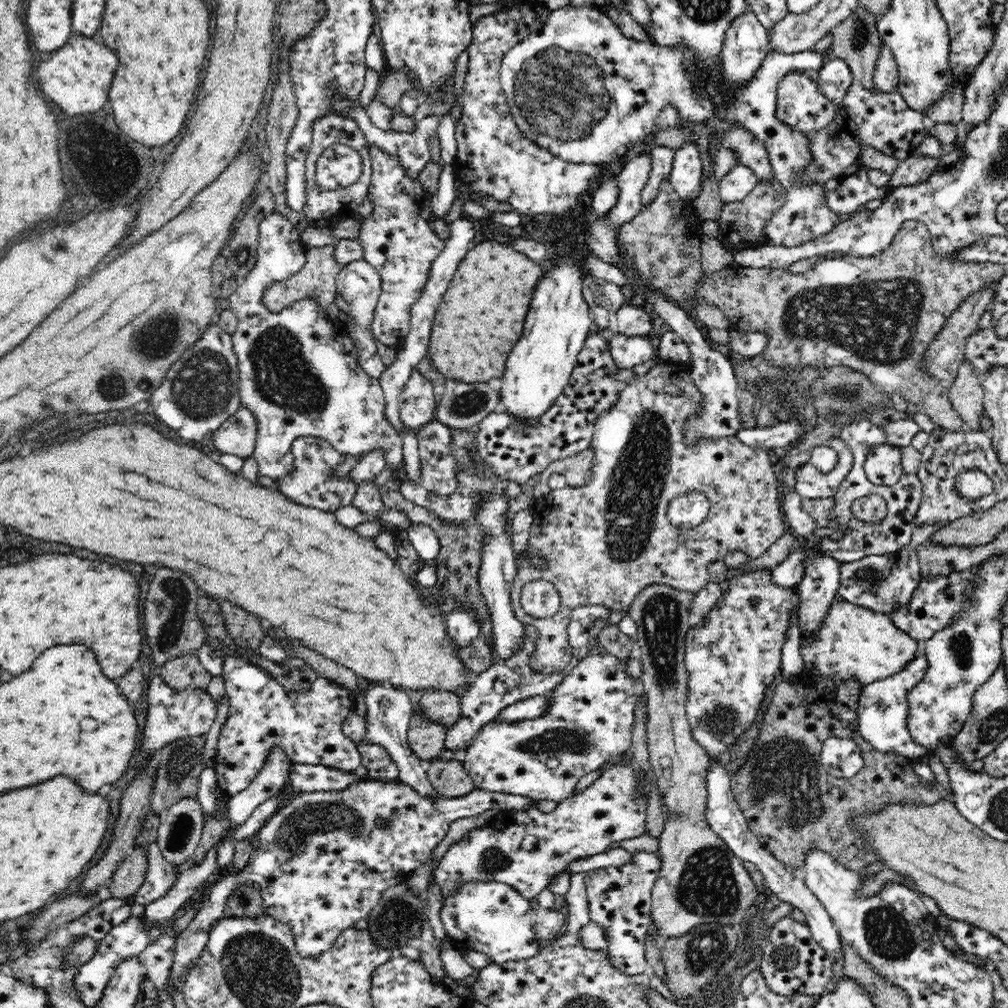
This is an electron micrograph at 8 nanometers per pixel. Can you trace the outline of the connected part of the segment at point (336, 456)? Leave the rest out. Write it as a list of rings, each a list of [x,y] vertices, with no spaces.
[[[315,437],[294,440],[291,450],[294,455],[294,470],[286,474],[286,477],[276,479],[276,490],[286,495],[291,502],[322,511],[334,512],[353,504],[358,484],[349,478],[349,472],[344,477],[333,476],[337,465],[344,461],[344,455],[339,454],[330,443]]]

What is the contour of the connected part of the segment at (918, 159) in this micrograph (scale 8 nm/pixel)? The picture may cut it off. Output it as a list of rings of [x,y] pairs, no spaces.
[[[914,154],[906,160],[900,161],[896,172],[890,175],[890,188],[898,186],[912,186],[920,182],[926,182],[933,173],[937,172],[940,156],[932,157],[922,154]]]

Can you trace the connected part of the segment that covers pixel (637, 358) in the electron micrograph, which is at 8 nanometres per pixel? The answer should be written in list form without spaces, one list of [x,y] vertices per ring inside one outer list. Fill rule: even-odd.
[[[616,332],[609,342],[614,365],[630,369],[656,357],[649,339],[647,336],[624,336]]]

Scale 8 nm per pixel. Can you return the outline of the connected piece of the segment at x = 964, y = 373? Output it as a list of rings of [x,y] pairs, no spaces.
[[[962,362],[956,381],[949,384],[950,402],[954,403],[955,410],[963,418],[966,429],[973,432],[982,431],[980,423],[984,406],[982,381],[976,377],[974,368],[970,367],[968,362]]]

